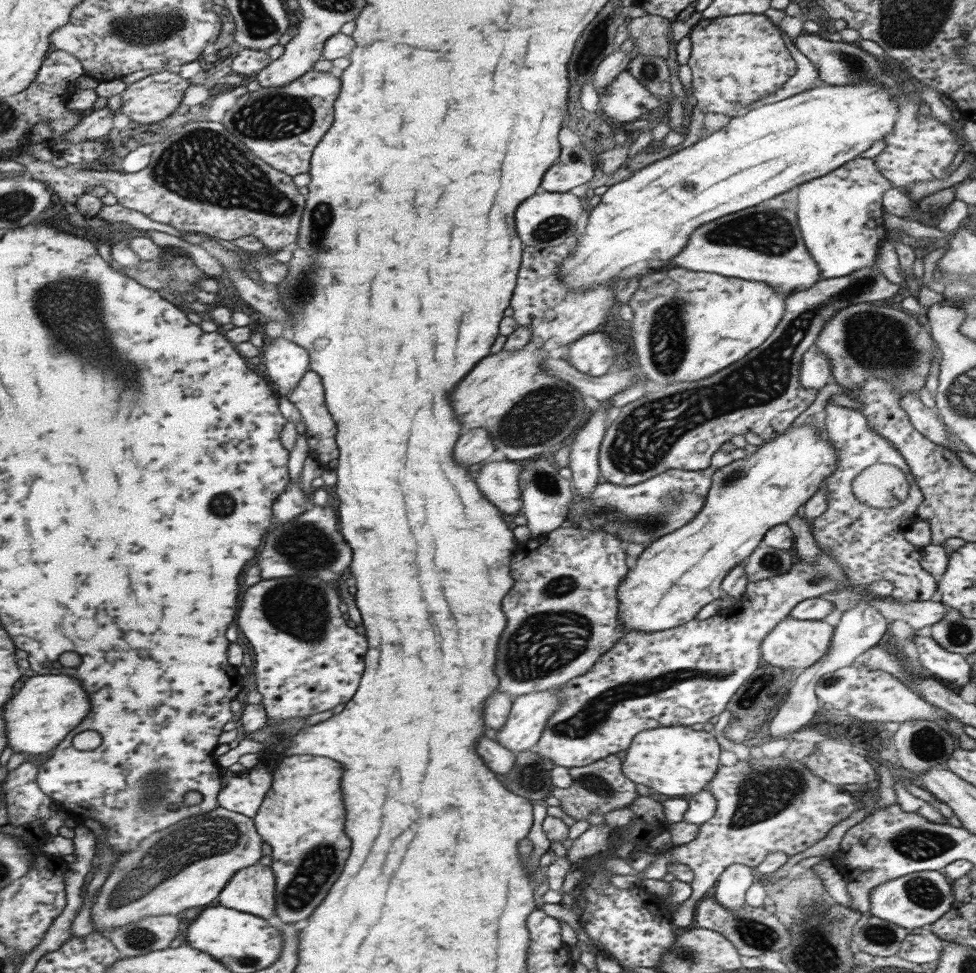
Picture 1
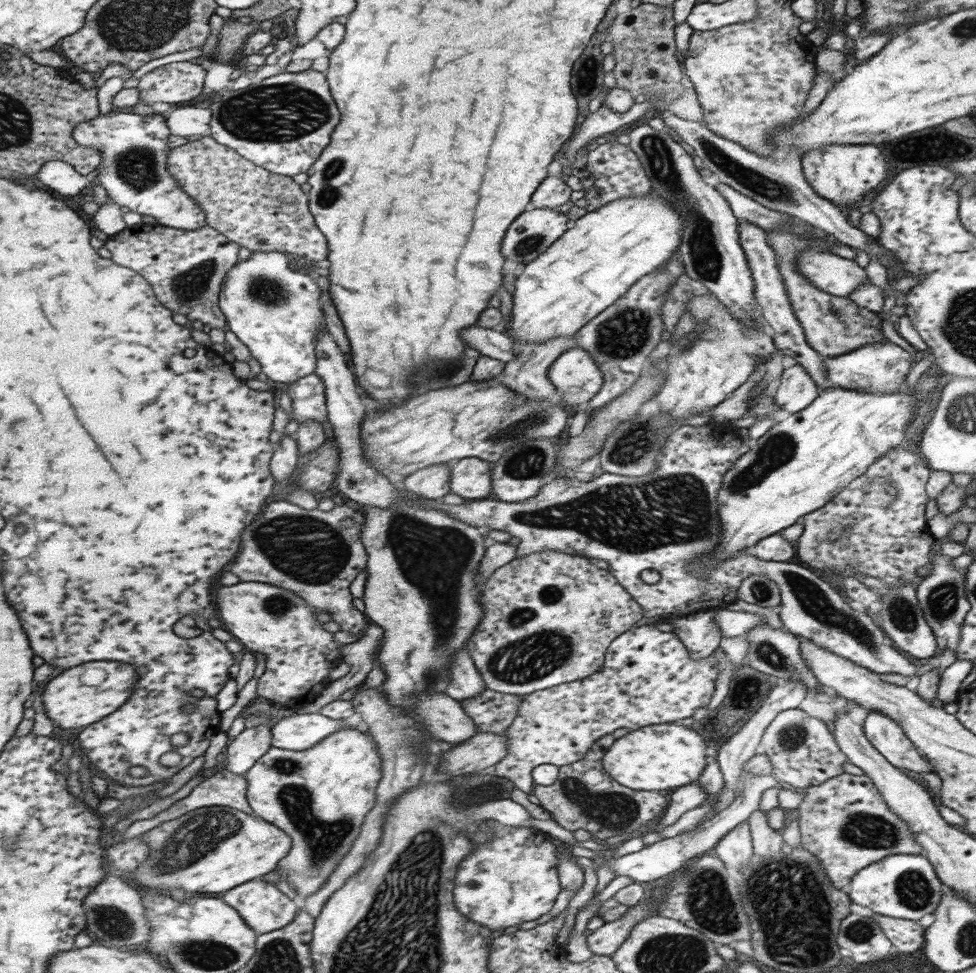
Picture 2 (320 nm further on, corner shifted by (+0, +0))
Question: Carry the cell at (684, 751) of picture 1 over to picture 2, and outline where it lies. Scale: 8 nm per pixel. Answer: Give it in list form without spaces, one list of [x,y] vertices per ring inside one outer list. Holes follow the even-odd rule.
[[[673,722],[629,731],[615,739],[603,753],[600,758],[603,771],[615,782],[631,790],[658,791],[688,785],[699,779],[710,760],[705,756],[703,736],[693,730],[695,727],[684,727]]]

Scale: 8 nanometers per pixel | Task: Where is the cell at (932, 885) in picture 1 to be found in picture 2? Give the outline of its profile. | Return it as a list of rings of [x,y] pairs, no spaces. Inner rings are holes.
[[[896,854],[887,855],[858,870],[845,891],[853,904],[865,906],[875,915],[915,921],[937,906],[943,886],[926,857]]]

